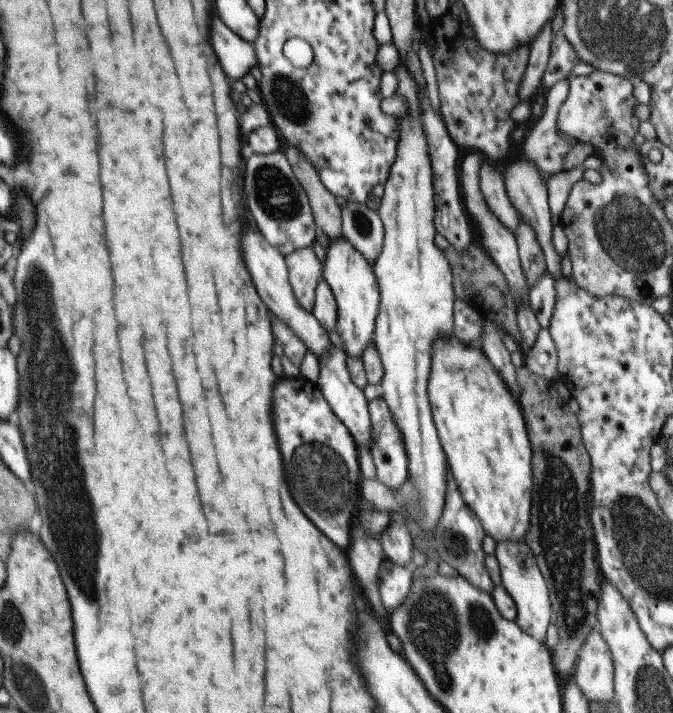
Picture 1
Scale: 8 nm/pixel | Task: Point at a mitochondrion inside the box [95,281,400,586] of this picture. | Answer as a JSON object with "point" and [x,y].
{"point":[321,466]}

